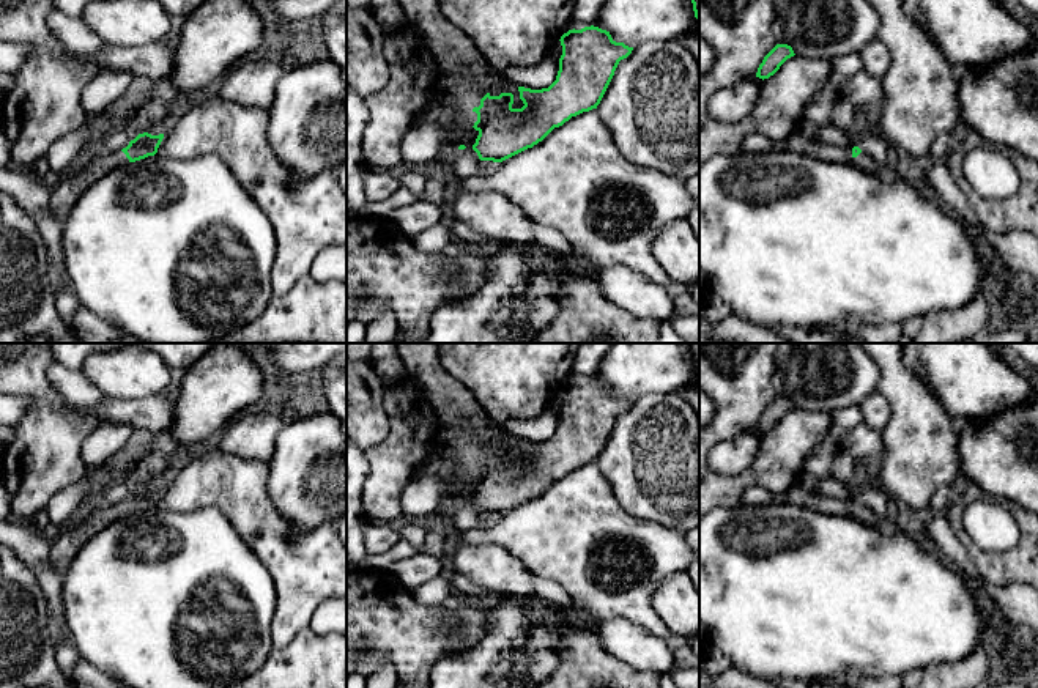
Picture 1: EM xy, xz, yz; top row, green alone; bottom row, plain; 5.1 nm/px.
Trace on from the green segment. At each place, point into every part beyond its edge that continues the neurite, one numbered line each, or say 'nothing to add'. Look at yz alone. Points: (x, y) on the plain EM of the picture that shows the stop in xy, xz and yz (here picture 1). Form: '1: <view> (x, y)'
1: yz (863, 514)

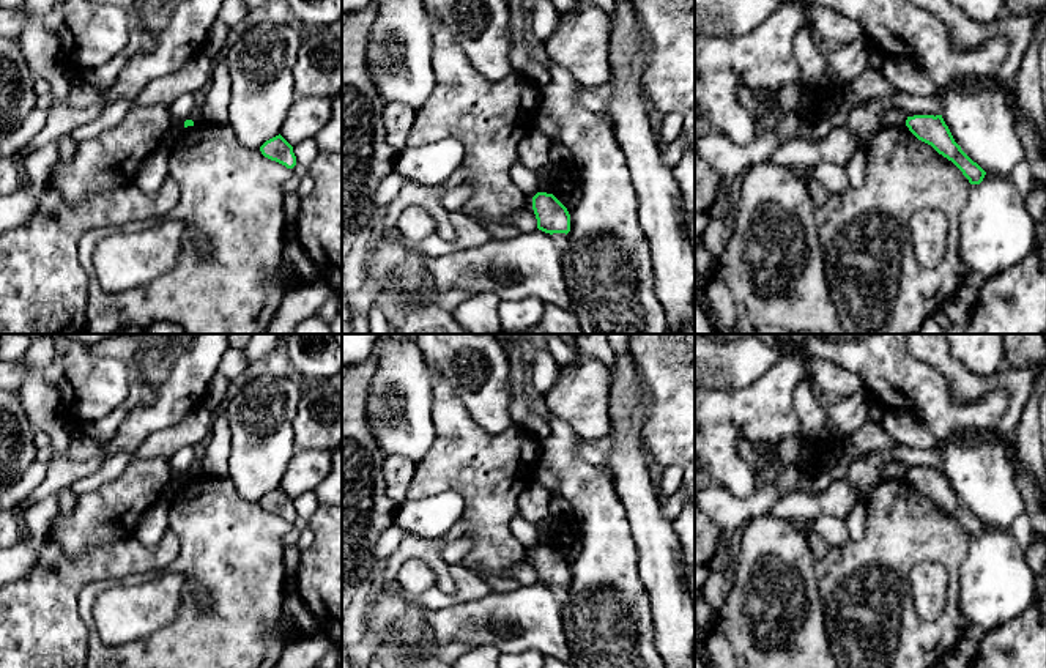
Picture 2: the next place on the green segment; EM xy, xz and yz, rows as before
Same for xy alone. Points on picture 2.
nothing to add

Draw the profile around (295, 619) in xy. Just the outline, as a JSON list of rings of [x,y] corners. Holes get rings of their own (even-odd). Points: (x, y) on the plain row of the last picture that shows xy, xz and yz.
[[[295,586],[285,589],[282,613],[273,622],[273,629],[280,633],[285,641],[293,635],[313,635],[318,630],[320,616],[307,608]]]

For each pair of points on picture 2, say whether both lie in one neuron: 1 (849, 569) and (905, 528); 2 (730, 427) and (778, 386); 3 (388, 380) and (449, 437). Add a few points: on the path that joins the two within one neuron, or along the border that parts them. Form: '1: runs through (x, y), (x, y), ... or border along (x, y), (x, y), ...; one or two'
1: runs through (864, 569), (890, 542); one
2: runs through (742, 415), (752, 413), (766, 399); one
3: border along (433, 383), (433, 443), (424, 457); two

